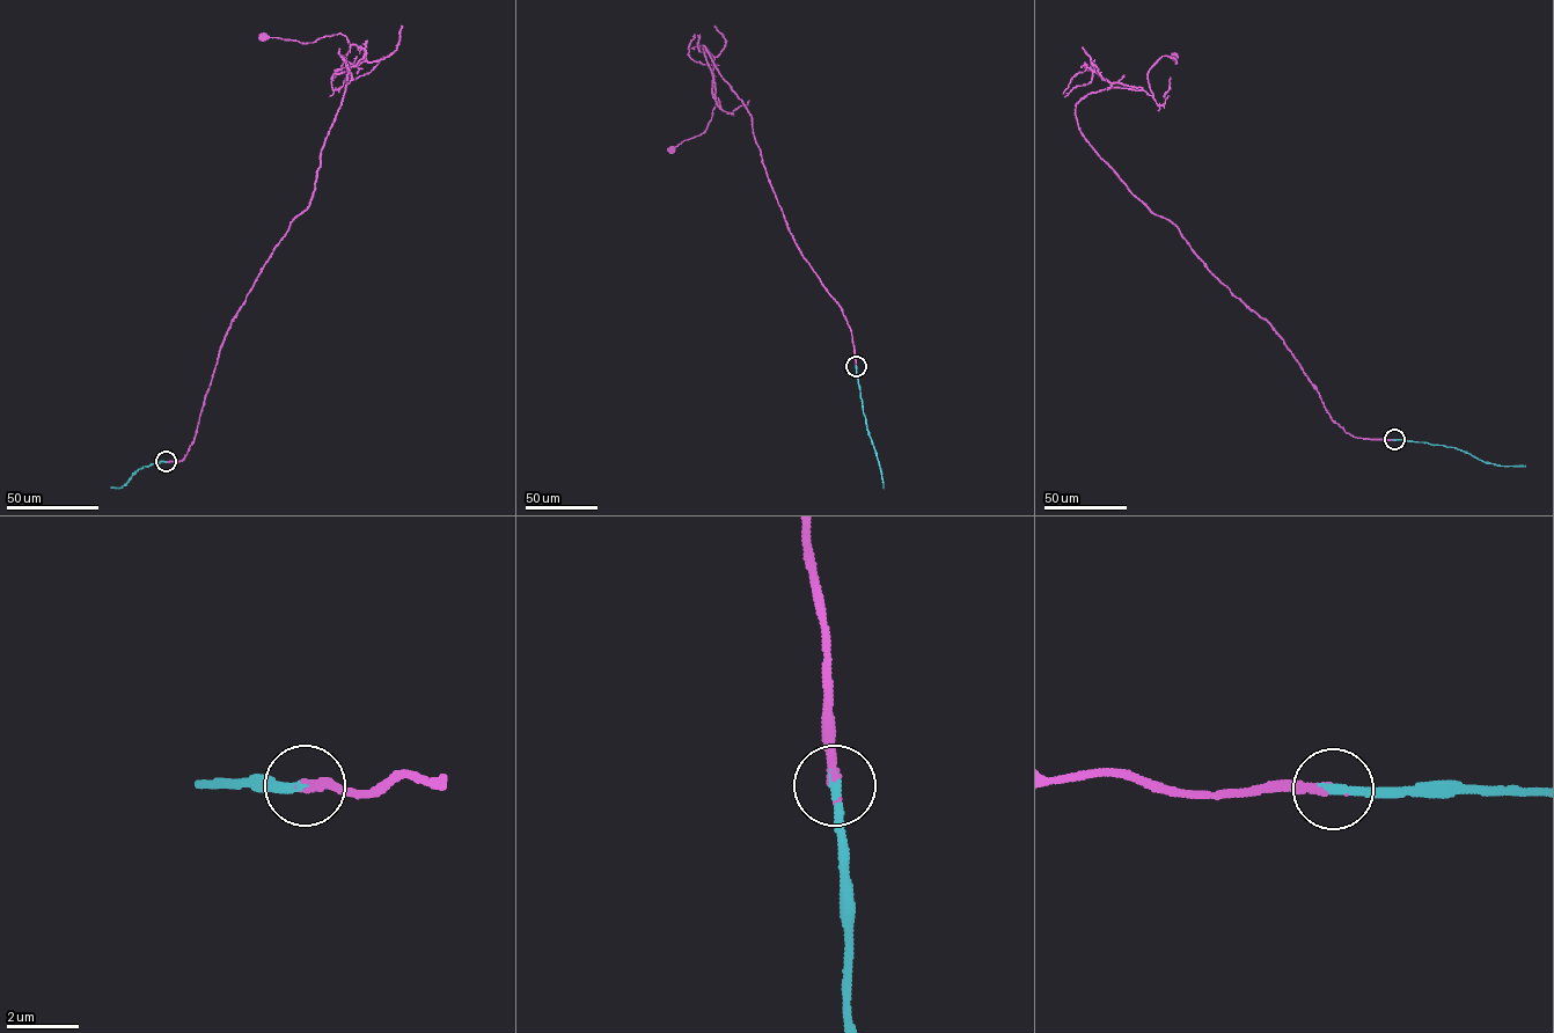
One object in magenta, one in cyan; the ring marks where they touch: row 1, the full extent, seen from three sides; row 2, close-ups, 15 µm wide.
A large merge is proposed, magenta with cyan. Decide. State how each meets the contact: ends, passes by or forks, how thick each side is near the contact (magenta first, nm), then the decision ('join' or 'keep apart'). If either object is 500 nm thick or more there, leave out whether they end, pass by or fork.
magenta ends there; cyan ends there; 200 nm thick on the magenta side, 280 nm on the other; join

